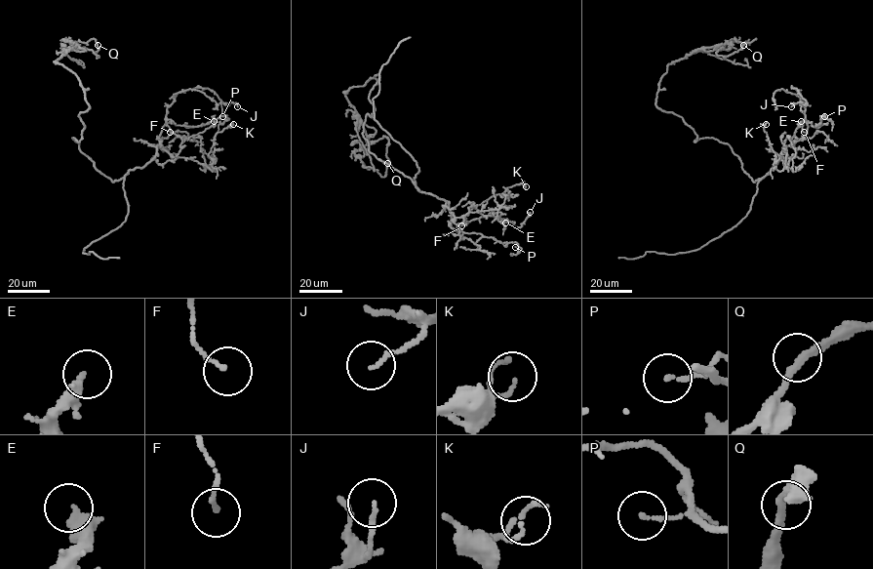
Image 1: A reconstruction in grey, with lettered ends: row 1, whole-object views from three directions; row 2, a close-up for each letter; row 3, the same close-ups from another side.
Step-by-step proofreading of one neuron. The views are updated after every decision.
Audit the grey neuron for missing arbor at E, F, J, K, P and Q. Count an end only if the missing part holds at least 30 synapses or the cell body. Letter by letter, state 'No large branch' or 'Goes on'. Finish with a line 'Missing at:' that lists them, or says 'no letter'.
E: No large branch
F: No large branch
J: No large branch
K: No large branch
P: No large branch
Q: No large branch
Missing at: no letter

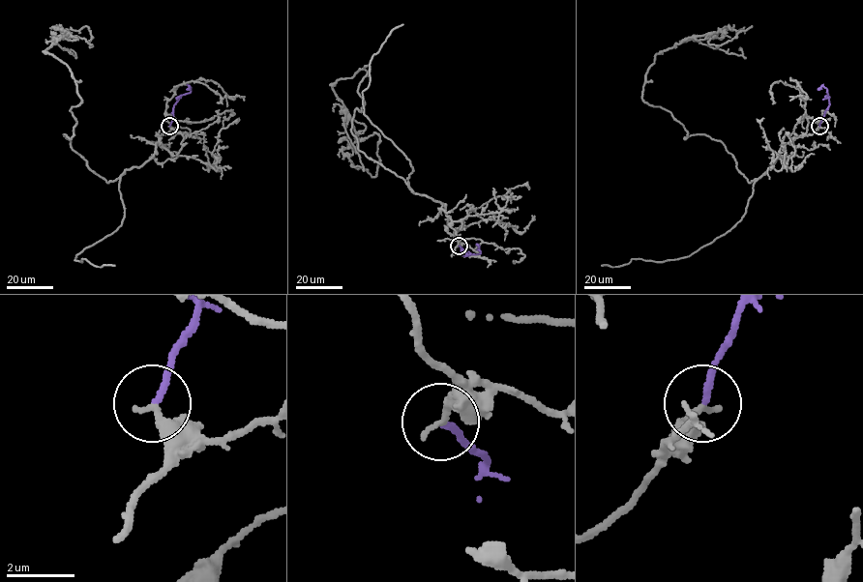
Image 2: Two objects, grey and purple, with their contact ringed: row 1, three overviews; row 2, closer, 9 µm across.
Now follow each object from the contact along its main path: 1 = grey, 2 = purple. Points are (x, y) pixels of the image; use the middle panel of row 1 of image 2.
1: (459, 246), (440, 202), (358, 150), (365, 66), (332, 90), (355, 131), (342, 152), (372, 176), (378, 162)
2: (459, 246), (464, 255), (480, 253), (476, 244)

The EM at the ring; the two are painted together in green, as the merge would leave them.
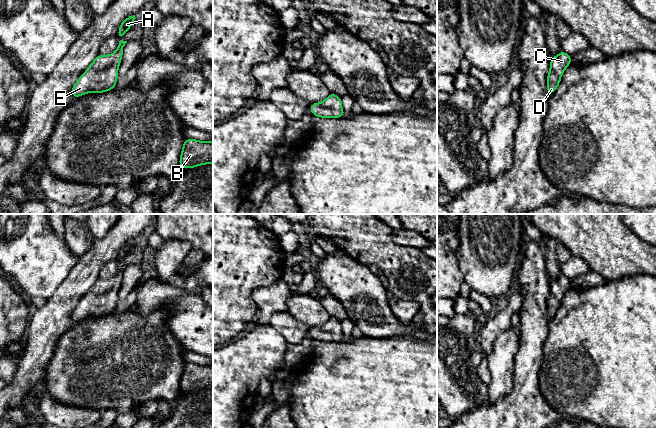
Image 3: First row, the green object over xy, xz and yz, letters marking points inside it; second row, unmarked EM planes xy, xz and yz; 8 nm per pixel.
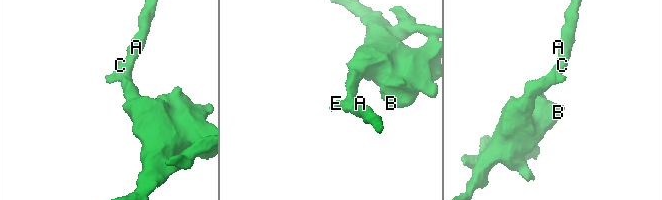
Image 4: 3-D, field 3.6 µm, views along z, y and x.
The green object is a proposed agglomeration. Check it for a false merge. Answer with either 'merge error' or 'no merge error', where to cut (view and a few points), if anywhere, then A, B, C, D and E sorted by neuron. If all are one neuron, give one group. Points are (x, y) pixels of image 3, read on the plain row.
no merge error; no cut; A B C D E

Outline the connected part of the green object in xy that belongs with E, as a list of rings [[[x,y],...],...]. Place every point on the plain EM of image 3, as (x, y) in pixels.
[[[119,265],[117,274],[111,279],[98,278],[72,311],[71,318],[74,323],[89,316],[103,317],[116,311],[118,291],[126,267],[127,265]]]

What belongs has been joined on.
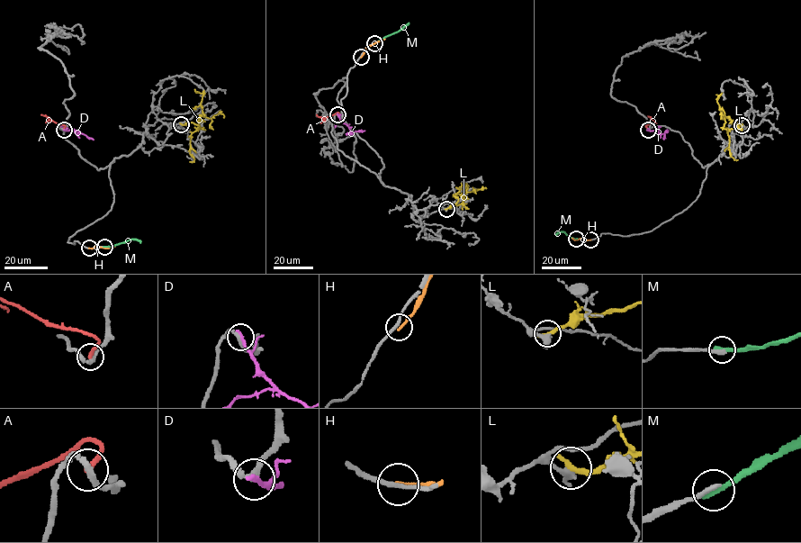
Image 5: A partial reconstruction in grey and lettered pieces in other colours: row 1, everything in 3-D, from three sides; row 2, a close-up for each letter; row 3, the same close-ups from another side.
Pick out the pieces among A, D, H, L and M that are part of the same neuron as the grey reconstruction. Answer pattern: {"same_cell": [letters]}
{"same_cell": []}

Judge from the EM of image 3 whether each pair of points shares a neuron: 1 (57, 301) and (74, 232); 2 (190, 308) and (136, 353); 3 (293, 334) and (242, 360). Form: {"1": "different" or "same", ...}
{"1": "different", "2": "different", "3": "different"}

